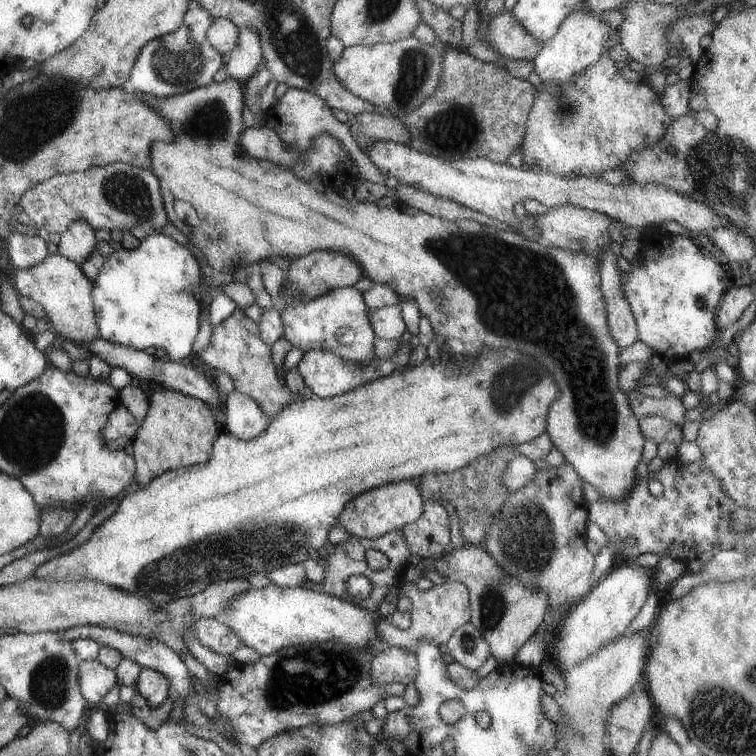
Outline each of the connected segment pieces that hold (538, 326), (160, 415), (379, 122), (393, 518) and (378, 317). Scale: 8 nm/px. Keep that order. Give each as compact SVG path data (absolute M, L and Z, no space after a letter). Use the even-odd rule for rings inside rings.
M230 77L217 83L210 82L194 90L170 97L165 101L153 99L149 95L139 94L139 96L144 103L158 111L160 115L168 120L173 134L171 141L167 143L158 141L150 147L149 170L157 178L162 208L164 209L167 221L203 254L211 268L218 272L227 273L233 272L233 267L237 268L237 266L245 264L259 263L272 255L297 258L316 249L338 251L351 257L353 262L359 266L361 278L369 278L372 284L389 284L396 291L400 300L414 300L419 310L419 315L429 320L433 330L433 337L439 343L439 349L445 347L445 351L452 355L451 360L458 362L459 368L467 368L483 346L491 346L491 348L509 346L509 348L517 348L519 352L531 354L533 358L537 358L553 374L553 378L557 382L558 396L546 411L546 428L544 431L548 435L551 445L563 455L565 463L568 463L573 468L577 477L585 485L591 486L598 493L602 501L616 502L624 500L628 496L636 482L635 468L640 461L642 446L645 440L640 434L638 420L629 411L627 394L617 389L618 372L620 370L617 356L620 351L606 330L606 311L603 296L600 292L597 260L584 256L582 253L571 253L562 249L547 247L540 244L539 241L523 239L519 234L511 230L499 229L492 225L483 225L470 219L449 221L430 216L420 212L415 206L410 206L403 202L397 202L391 207L386 207L380 203L357 203L353 199L347 201L341 195L325 189L320 183L316 181L304 182L297 179L288 169L277 168L275 164L256 159L237 160L238 137L244 128L241 120L242 108L244 107L244 90L242 84L237 83ZM175 200L183 200L183 202L191 204L191 208L197 212L197 218L199 218L197 226L189 226L189 224L185 224L183 220L179 220L173 214L173 202Z
M158 387L148 399L147 414L140 423L131 444L131 457L134 461L134 480L139 487L146 486L154 477L170 469L187 467L208 460L214 439L219 434L215 427L214 414L198 399L178 391Z
M366 112L348 117L347 132L354 139L360 152L365 153L366 149L377 142L406 144L408 141L408 133L399 124L399 120Z
M411 481L385 484L355 496L341 512L336 526L359 539L375 539L387 532L413 523L422 514L424 504L418 486Z
M400 305L369 309L365 314L368 326L375 338L399 340L405 327L408 327L403 319L403 311Z

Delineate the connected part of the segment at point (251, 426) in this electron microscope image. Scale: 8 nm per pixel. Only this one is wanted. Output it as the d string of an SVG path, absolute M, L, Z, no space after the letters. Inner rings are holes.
M234 389L225 396L225 431L234 438L250 440L256 438L270 422L259 406L245 394Z

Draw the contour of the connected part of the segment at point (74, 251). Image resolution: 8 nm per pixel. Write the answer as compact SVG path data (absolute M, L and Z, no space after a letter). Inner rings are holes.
M74 219L52 250L79 265L89 257L96 243L94 230L88 223L82 219Z

